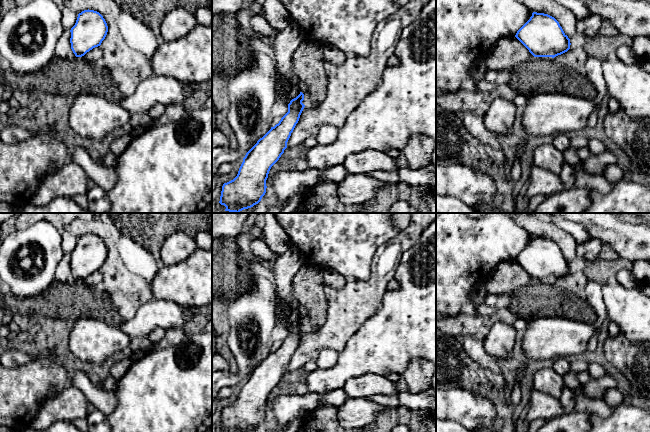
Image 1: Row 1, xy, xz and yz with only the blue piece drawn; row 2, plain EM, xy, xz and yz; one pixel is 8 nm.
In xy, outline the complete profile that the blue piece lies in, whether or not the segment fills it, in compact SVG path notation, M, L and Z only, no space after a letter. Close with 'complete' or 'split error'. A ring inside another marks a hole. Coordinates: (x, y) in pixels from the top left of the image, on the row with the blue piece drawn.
M88 9L78 14L70 32L71 49L76 57L82 57L101 45L107 35L108 26L99 12Z; complete

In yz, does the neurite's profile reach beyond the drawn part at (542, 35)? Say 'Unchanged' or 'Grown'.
Unchanged

